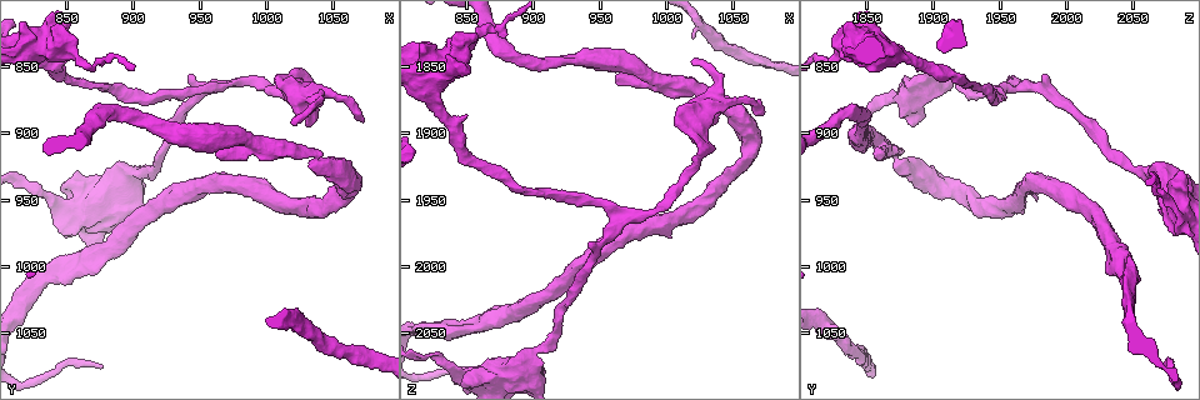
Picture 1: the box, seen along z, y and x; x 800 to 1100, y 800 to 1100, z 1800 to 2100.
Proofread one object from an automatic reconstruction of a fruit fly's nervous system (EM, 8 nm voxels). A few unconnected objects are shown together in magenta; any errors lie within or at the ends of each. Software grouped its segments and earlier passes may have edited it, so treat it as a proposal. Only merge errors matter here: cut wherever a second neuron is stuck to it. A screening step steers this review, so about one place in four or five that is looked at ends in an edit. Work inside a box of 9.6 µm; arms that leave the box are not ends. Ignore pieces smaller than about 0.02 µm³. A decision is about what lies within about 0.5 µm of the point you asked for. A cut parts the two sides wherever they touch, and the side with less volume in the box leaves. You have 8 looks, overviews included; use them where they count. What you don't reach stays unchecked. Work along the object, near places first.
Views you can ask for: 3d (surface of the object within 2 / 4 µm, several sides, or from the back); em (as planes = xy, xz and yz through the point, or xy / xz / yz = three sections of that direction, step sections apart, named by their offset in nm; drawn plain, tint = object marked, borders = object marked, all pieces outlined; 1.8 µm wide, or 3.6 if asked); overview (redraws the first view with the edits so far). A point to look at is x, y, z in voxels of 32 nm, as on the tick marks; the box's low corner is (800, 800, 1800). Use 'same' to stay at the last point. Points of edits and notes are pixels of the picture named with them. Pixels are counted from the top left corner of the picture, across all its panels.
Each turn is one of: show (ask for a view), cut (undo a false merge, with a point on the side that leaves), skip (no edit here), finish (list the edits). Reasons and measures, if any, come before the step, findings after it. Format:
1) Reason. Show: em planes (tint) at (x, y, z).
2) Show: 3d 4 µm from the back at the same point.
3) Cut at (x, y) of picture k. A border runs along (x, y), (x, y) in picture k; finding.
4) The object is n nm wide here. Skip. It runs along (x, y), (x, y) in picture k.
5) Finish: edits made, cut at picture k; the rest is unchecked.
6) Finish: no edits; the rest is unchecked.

Sharp bend. Show: em planes (tint) at (1038, 872, 1874).

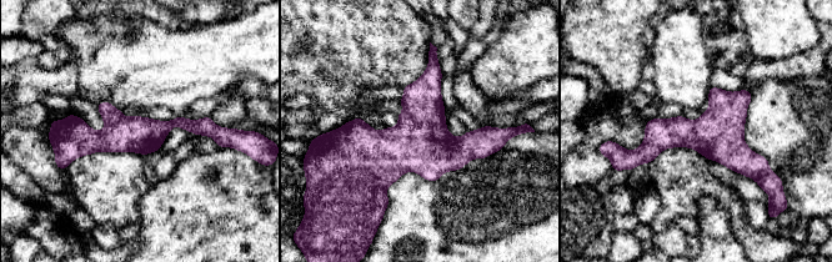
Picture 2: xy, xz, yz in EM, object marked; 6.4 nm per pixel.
Skip. It runs along (65, 125), (80, 137), (174, 122), (215, 135) in picture 2; continuous, no second neuron.

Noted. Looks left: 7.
Sharp bend. Show: 3d 4 µm at (992, 906, 1858).

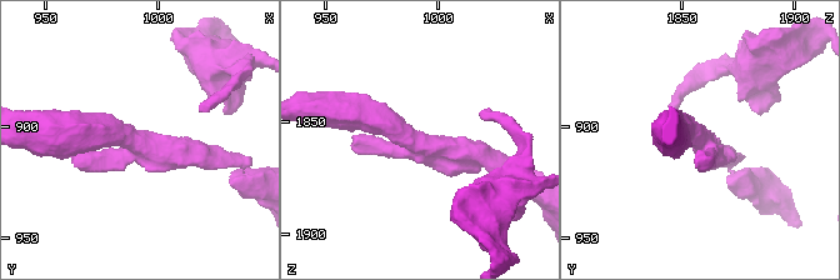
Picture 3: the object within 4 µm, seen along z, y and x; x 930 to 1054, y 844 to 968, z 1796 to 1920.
3 arms meet here; the arms are 240, 380, 440 nm wide; shape alone is not enough. Show: em yz step 16 (tint) at (989, 907, 1859).

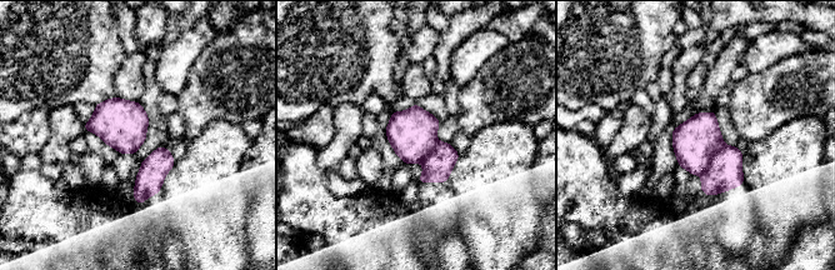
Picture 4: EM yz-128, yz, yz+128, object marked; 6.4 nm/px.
Show: em planes (tint) at the same point.

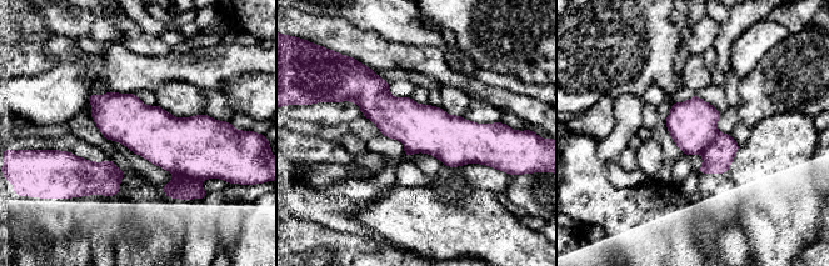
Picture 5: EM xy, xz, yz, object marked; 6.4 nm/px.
Cut at (185, 187) of picture 5. A border runs along (174, 171), (201, 179) in picture 5; two neurons meet here.

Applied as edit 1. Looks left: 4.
Thick turns thin. Show: 3d 4 µm at (854, 962, 2084).

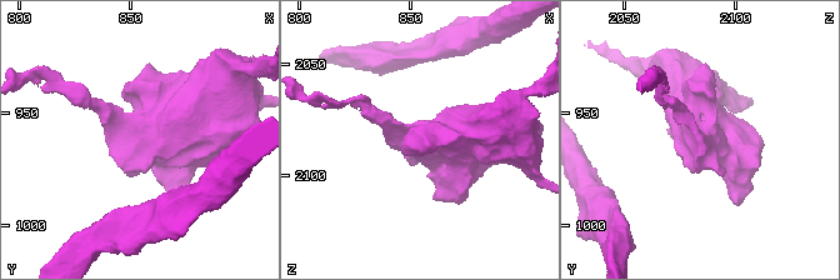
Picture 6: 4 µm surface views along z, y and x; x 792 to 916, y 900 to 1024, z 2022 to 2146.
Show: em 3.6 µm planes (plain) at (856, 962, 2086).

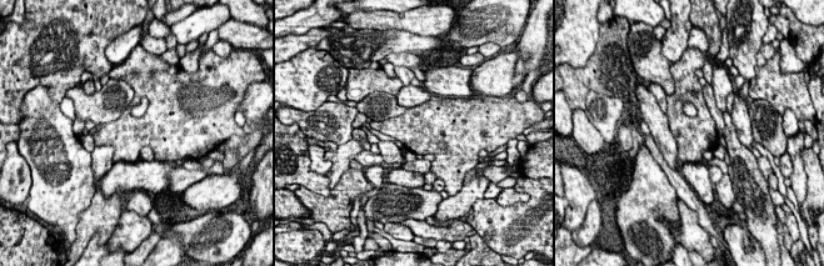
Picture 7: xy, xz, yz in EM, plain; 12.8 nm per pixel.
With the object marked. Show: em 3.6 µm planes (tint) at the same point.

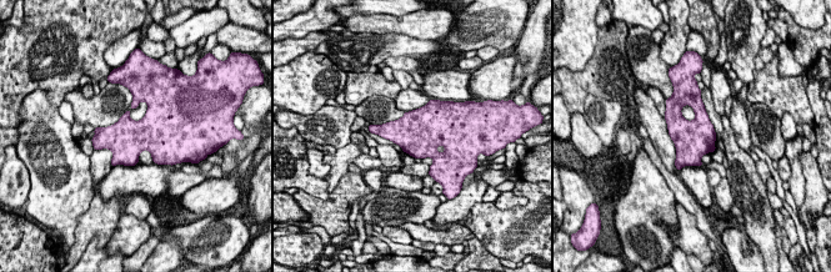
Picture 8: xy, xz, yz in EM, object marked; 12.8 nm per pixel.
The object is 480 nm wide here. Skip. All the same neuron.

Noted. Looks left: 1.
Finish: edits made, cut at picture 5; the rest is unchecked.

